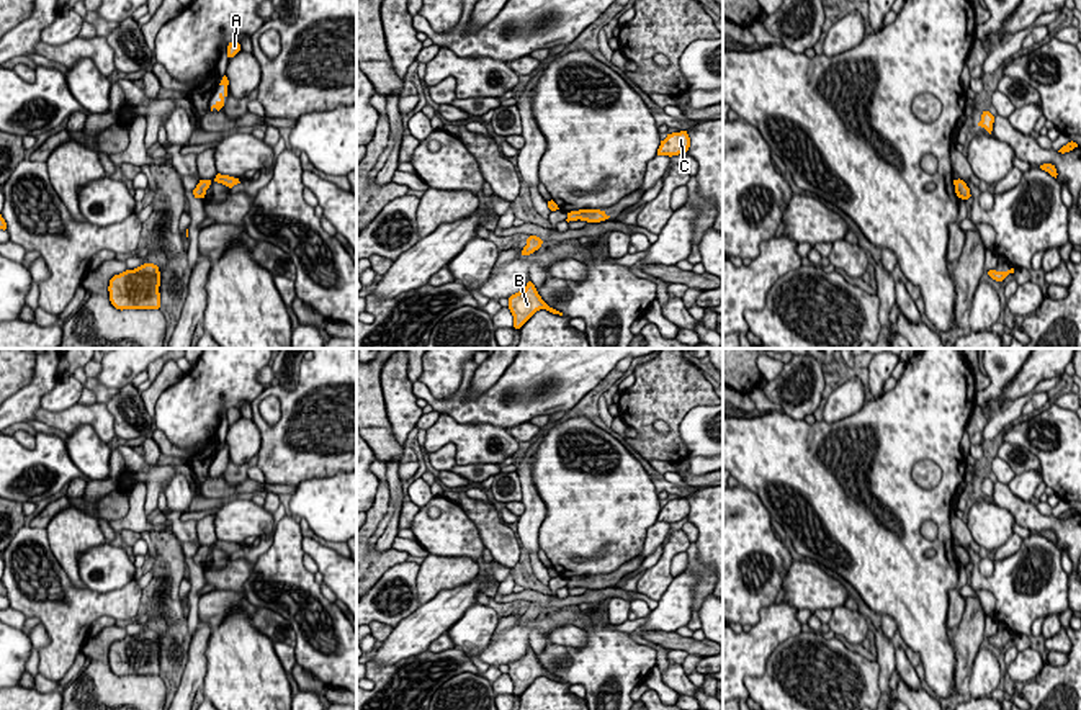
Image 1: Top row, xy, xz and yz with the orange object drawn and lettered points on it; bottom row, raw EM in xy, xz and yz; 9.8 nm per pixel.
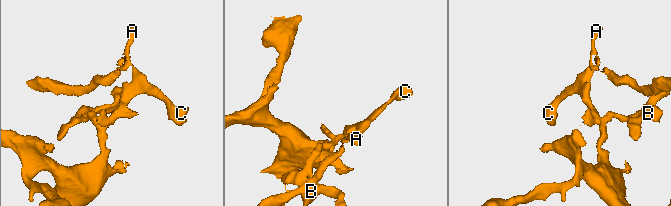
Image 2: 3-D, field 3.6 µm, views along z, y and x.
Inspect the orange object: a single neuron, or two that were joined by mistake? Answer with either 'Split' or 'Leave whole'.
Leave whole

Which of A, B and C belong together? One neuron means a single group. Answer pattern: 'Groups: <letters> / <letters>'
Groups: A B C

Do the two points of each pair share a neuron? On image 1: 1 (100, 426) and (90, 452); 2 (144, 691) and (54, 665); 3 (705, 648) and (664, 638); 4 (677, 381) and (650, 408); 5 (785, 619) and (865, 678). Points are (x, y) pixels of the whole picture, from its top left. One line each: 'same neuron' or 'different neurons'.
1: different neurons
2: different neurons
3: same neuron
4: same neuron
5: different neurons

